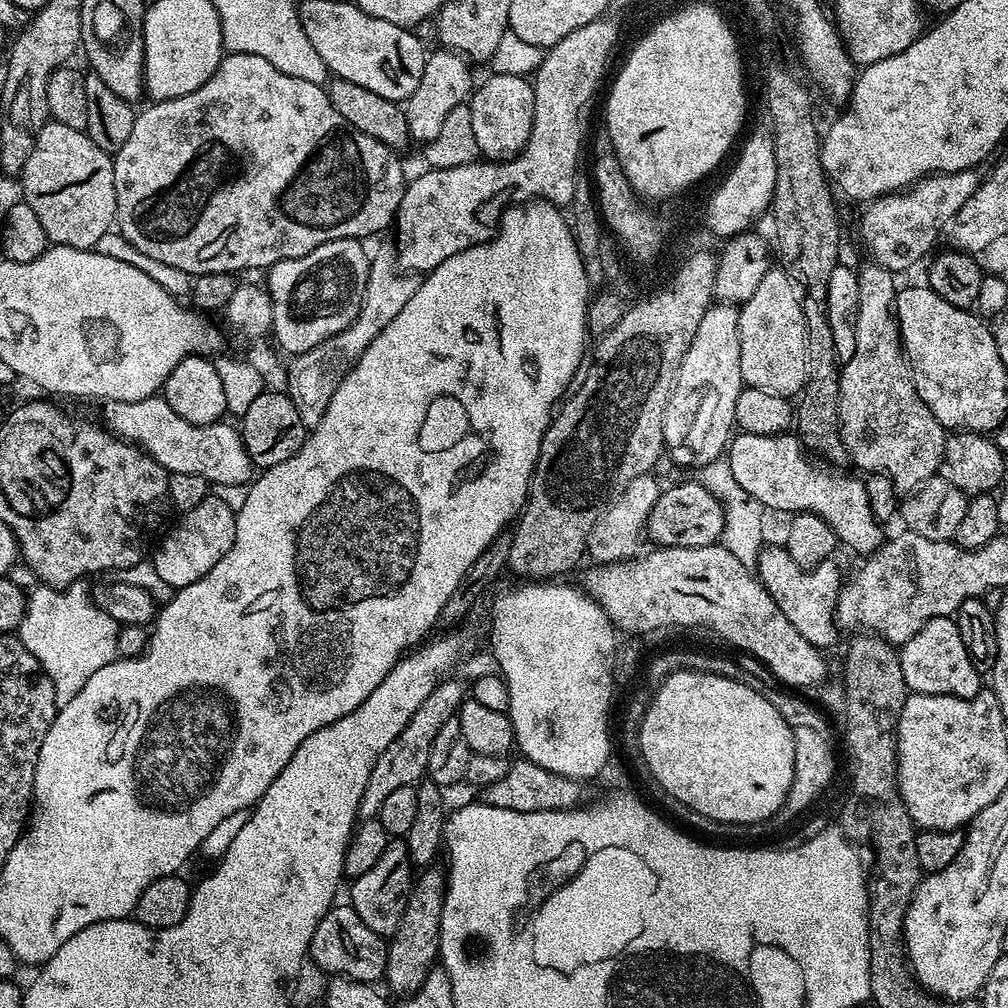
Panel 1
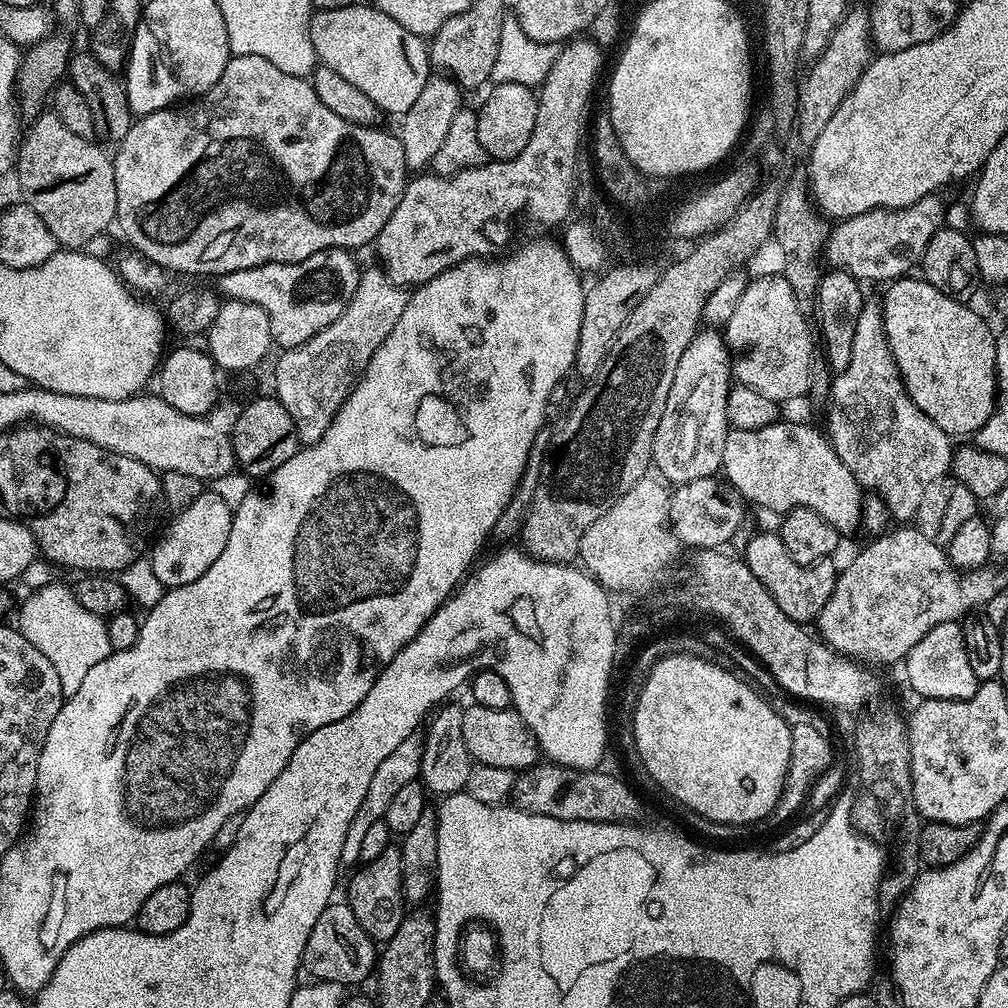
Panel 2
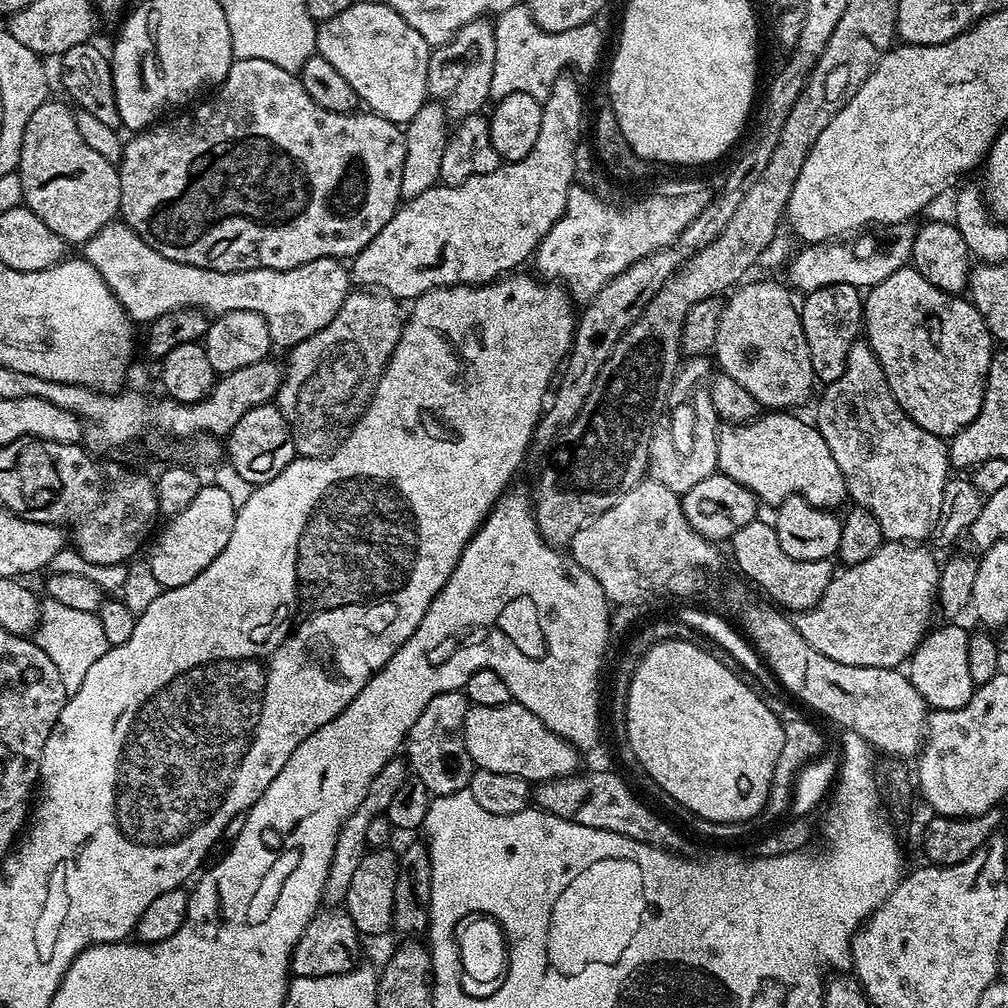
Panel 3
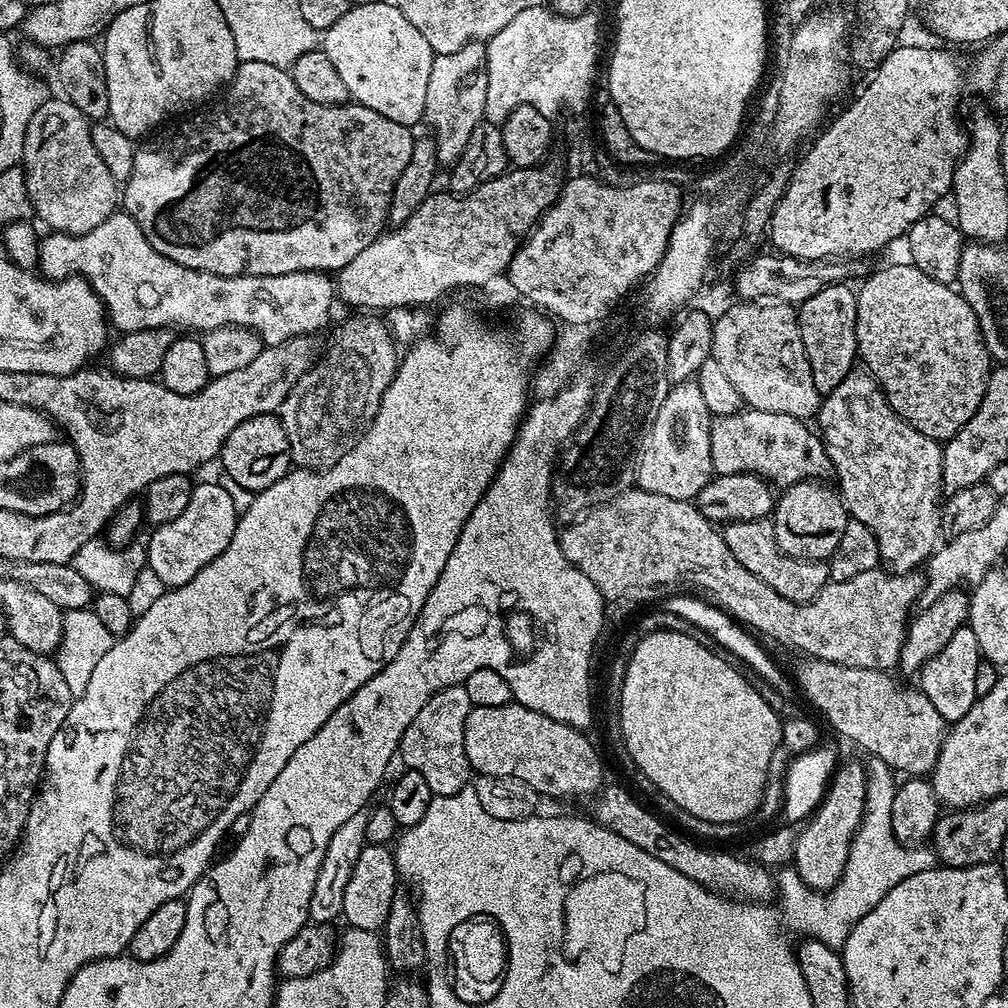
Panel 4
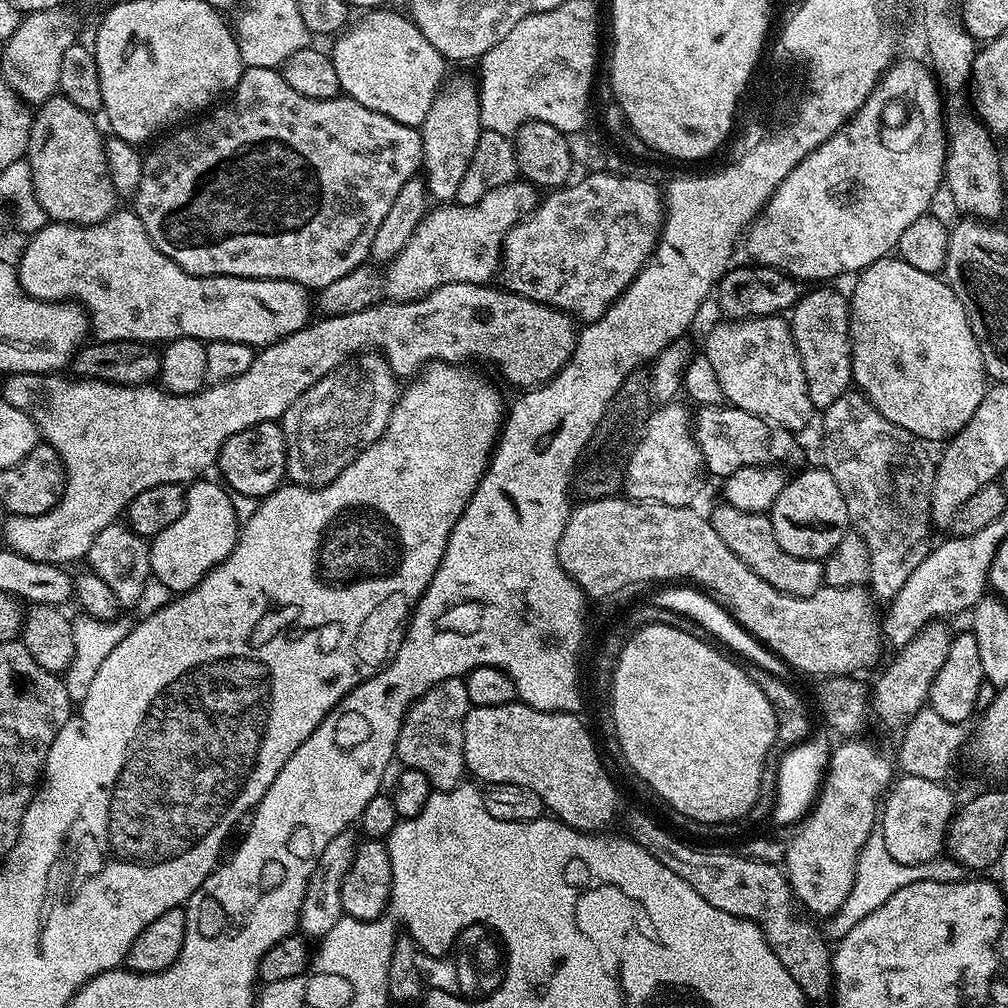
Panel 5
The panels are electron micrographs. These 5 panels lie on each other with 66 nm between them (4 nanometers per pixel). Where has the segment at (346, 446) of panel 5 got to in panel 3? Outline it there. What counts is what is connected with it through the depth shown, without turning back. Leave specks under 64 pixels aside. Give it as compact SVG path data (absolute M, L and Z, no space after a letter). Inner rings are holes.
M352 290L342 302L338 314L318 334L298 342L287 353L288 368L283 369L280 390L274 401L282 410L294 438L297 456L327 456L348 434L348 429L368 408L376 384L400 341L401 305L379 290Z

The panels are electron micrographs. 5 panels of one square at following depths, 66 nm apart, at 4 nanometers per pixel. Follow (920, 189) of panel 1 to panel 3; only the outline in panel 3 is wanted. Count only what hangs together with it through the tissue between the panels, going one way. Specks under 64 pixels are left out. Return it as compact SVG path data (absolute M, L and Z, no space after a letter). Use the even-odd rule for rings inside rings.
M908 222L893 227L889 231L892 233L888 236L888 244L882 245L881 248L876 248L874 237L864 235L856 238L861 240L856 240L853 244L825 242L801 247L801 252L788 264L789 281L787 280L787 283L797 293L800 291L800 294L807 294L831 284L849 284L861 290L878 286L882 278L890 278L890 274L894 274L911 261L916 231L917 229Z

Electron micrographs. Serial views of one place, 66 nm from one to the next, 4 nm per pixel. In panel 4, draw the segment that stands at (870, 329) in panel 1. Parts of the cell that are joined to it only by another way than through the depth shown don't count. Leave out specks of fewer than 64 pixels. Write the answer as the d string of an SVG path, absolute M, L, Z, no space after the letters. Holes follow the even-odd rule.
M854 370L842 378L839 386L821 399L818 413L818 435L832 463L835 483L851 519L874 530L878 538L881 561L889 572L910 572L932 555L942 536L942 458L941 441L926 438L910 422L903 420L890 406L886 394L867 370Z

